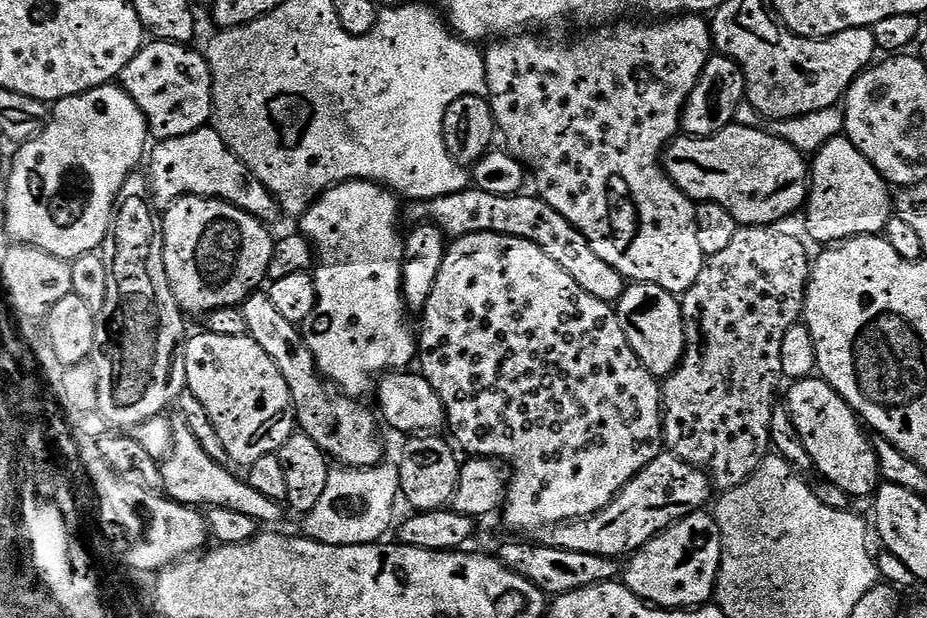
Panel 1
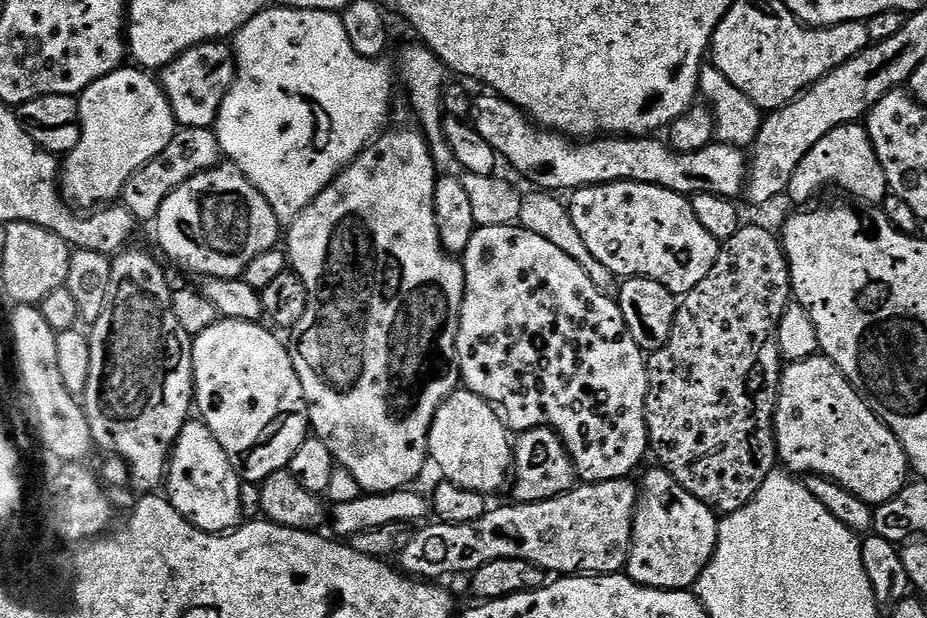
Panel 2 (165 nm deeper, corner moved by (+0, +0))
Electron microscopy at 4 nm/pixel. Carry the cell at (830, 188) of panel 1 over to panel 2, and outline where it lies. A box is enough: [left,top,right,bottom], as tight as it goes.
[786,123,890,206]

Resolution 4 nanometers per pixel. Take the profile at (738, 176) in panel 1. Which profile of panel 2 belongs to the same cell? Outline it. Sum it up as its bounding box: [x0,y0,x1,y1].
[470,94,749,198]

